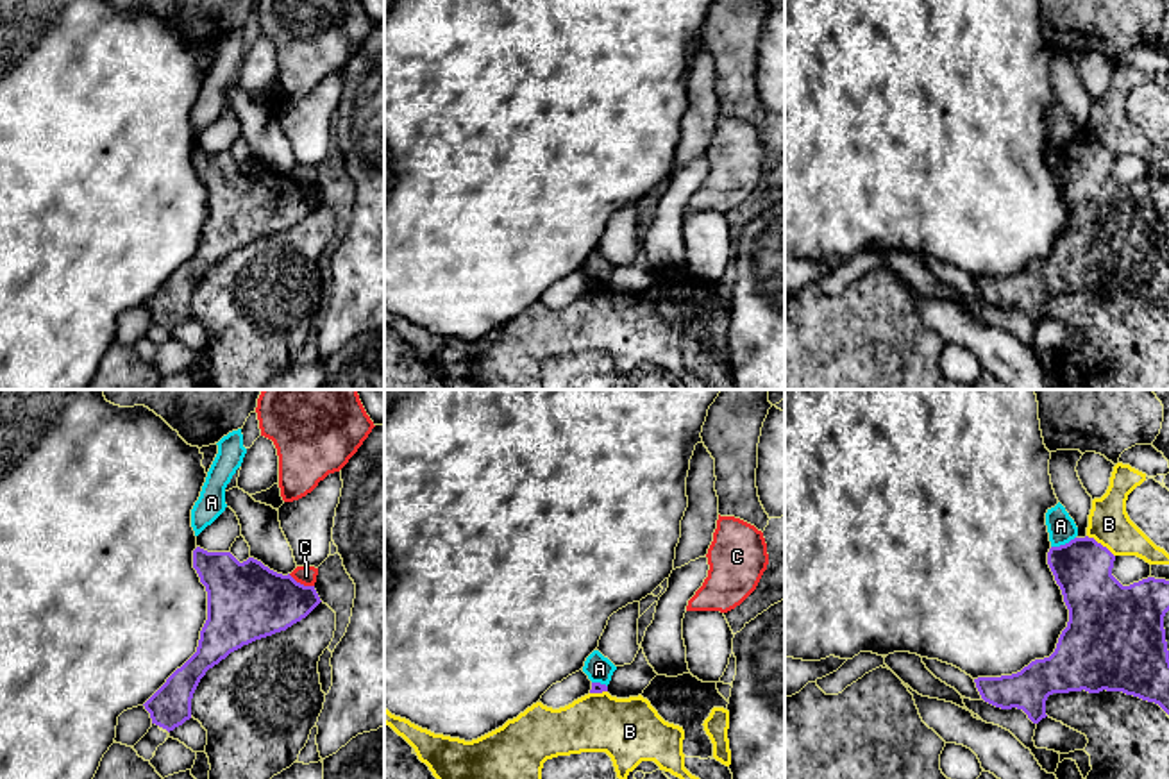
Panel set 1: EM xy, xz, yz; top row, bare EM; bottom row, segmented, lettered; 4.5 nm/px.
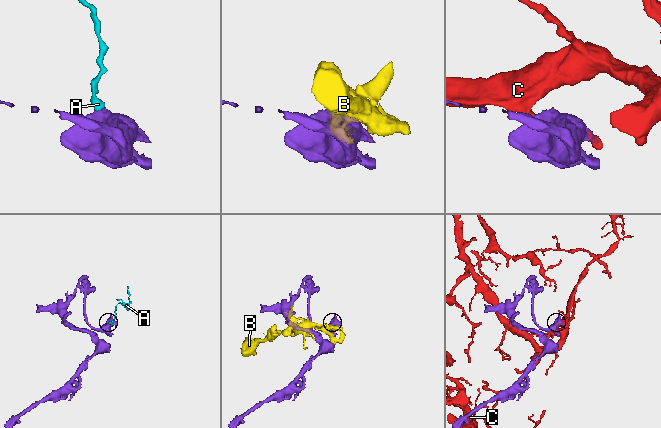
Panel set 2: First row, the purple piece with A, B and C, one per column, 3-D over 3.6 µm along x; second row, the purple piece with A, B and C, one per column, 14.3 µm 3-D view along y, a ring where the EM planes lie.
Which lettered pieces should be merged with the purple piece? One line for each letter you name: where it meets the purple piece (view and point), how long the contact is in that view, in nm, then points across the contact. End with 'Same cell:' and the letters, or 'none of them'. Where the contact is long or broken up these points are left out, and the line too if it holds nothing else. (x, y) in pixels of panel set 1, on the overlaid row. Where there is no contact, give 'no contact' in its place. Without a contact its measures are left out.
Same cell: none of them

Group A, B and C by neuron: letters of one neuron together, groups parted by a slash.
A / B / C

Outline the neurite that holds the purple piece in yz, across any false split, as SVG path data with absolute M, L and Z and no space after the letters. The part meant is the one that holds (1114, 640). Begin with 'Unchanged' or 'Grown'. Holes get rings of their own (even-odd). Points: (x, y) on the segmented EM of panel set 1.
Unchanged. M1074 538L1065 545L1051 547L1047 565L1062 590L1069 609L1067 627L1062 631L1056 649L1049 658L1035 659L1021 672L1001 677L974 679L981 699L1001 709L1022 709L1033 724L1046 718L1046 700L1053 693L1123 691L1158 704L1169 715L1169 650L1165 641L1164 616L1169 611L1169 581L1148 577L1123 586L1114 575L1115 556L1094 538Z

